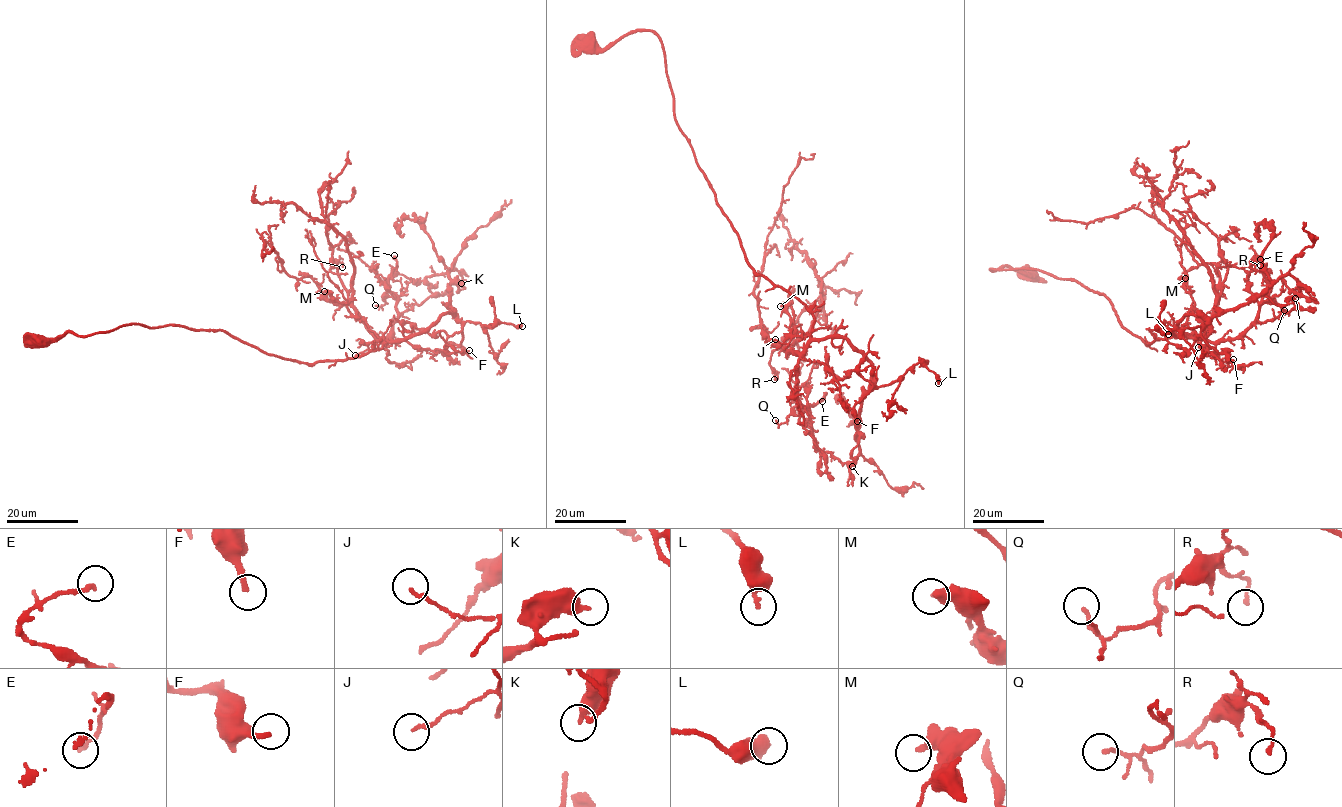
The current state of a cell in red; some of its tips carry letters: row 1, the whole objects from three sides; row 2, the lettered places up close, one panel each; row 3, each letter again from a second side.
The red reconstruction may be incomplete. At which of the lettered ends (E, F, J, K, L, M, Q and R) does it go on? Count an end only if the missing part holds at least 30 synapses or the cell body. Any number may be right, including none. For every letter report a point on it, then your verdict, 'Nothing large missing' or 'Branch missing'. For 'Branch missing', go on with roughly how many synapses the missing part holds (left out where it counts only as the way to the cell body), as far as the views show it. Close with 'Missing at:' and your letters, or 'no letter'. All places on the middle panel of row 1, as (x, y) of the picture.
E: Place: (822, 401). Nothing large missing
F: Place: (857, 421). Branch missing. Roughly 35 synapses
J: Place: (775, 339). Nothing large missing
K: Place: (852, 466). Nothing large missing
L: Place: (938, 383). Nothing large missing
M: Place: (780, 306). Nothing large missing
Q: Place: (775, 420). Nothing large missing
R: Place: (774, 379). Nothing large missing
Missing at: F

